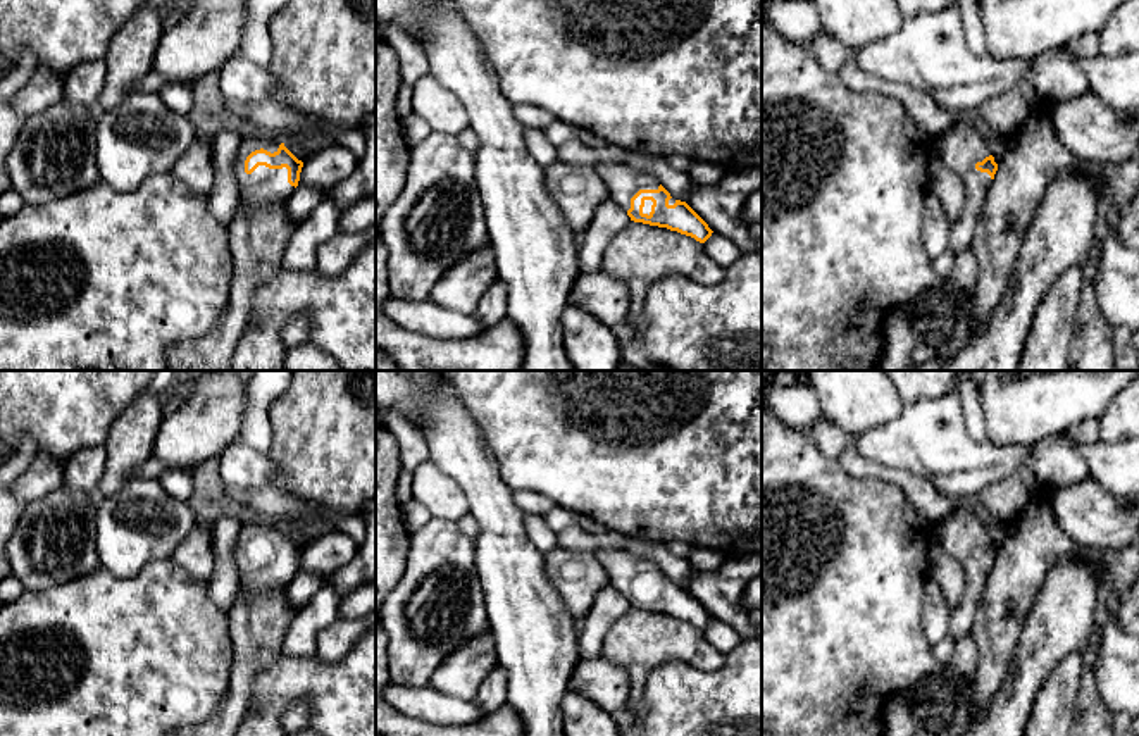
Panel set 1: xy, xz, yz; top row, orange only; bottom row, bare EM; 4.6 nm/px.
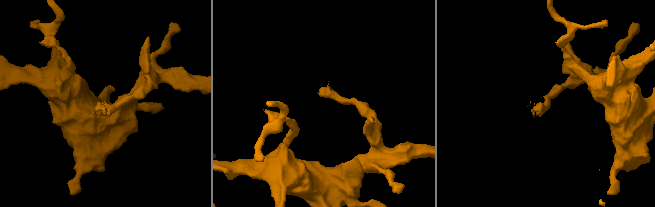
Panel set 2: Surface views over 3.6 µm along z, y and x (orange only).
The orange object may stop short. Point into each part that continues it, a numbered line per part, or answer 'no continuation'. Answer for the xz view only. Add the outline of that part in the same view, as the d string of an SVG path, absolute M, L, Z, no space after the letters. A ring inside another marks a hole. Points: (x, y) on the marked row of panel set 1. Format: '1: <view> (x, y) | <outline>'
1: xz (622, 181) | M600 165L596 172L603 178L608 186L608 195L613 202L617 202L626 212L631 209L631 198L639 190L658 190L660 181L643 171L634 171L624 165Z

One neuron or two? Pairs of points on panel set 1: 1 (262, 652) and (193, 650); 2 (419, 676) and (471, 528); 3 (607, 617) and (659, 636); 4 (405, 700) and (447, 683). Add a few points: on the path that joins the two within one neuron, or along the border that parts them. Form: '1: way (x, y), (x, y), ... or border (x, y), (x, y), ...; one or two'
1: border (224, 614), (230, 624), (233, 652), (228, 692); two
2: border (455, 523), (473, 538); two
3: border (631, 607), (605, 635), (600, 655); two
4: border (429, 686), (471, 702); two

